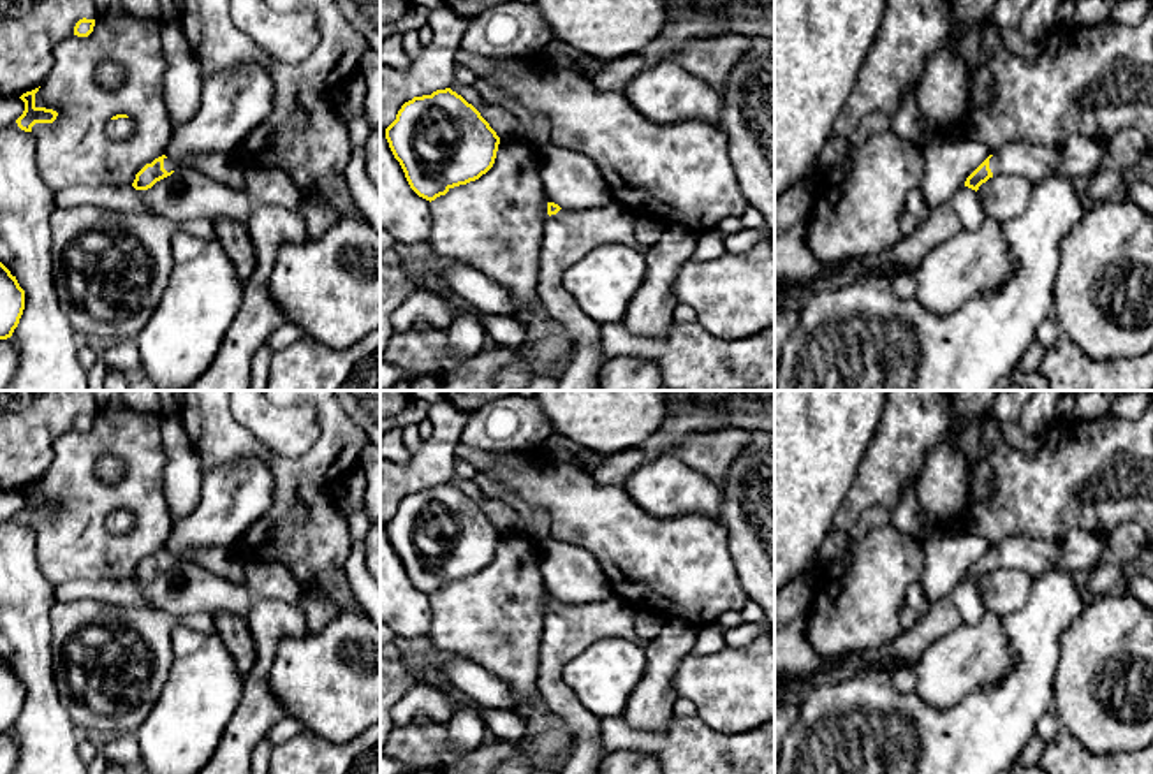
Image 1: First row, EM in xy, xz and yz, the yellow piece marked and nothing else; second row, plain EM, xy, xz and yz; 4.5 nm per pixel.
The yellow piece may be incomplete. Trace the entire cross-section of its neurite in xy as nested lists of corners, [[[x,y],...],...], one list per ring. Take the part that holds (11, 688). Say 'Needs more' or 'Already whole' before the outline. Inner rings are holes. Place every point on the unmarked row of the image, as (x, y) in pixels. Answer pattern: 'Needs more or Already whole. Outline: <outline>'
Already whole. Outline: [[[0,656],[0,734],[12,730],[25,704],[25,684]]]

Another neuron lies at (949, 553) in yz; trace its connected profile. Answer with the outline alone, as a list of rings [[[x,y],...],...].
[[[942,528],[924,533],[924,568],[921,586],[929,605],[951,596],[966,572],[989,551],[989,542],[980,535]]]

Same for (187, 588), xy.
[[[187,561],[176,563],[148,584],[137,584],[137,589],[150,607],[167,612],[174,619],[194,612],[209,616],[229,612],[246,617],[253,602],[245,586]]]

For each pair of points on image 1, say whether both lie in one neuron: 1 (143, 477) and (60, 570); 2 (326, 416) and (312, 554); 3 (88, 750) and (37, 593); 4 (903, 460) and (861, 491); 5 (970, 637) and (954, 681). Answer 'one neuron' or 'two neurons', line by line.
1: one neuron
2: one neuron
3: two neurons
4: one neuron
5: one neuron

